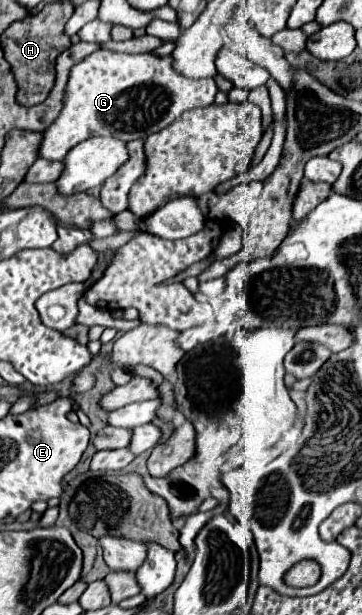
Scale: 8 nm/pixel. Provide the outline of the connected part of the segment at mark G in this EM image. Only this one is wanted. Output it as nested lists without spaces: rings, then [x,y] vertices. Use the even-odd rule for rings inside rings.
[[[99,49],[71,67],[63,109],[43,131],[39,157],[61,161],[71,147],[89,137],[115,137],[119,141],[143,139],[167,127],[183,111],[211,105],[215,95],[217,85],[213,79],[191,81],[175,73],[171,69],[171,55],[155,59],[151,53],[127,55]]]

